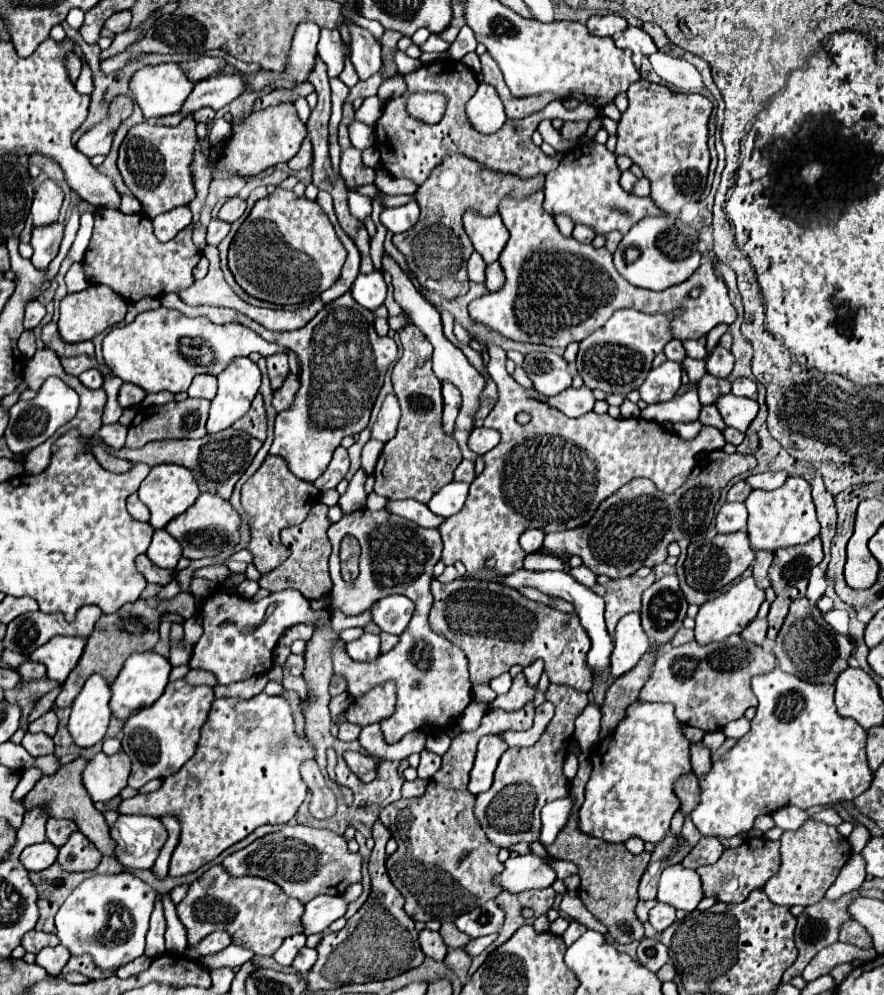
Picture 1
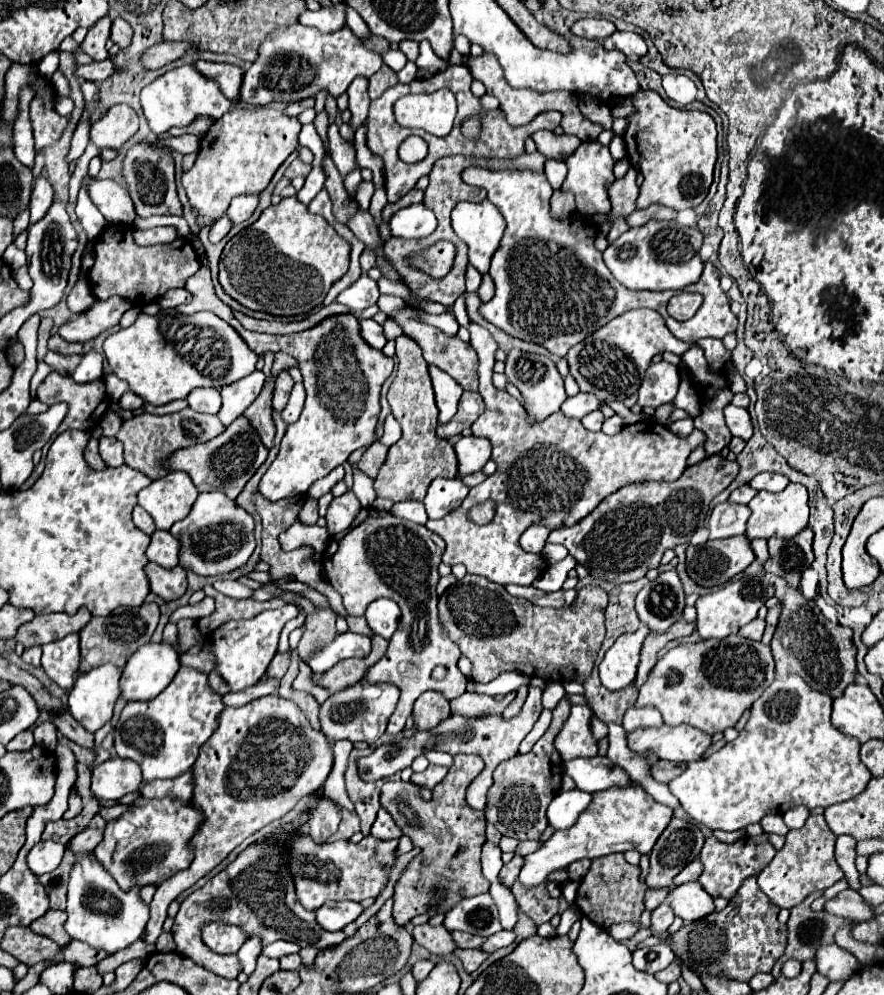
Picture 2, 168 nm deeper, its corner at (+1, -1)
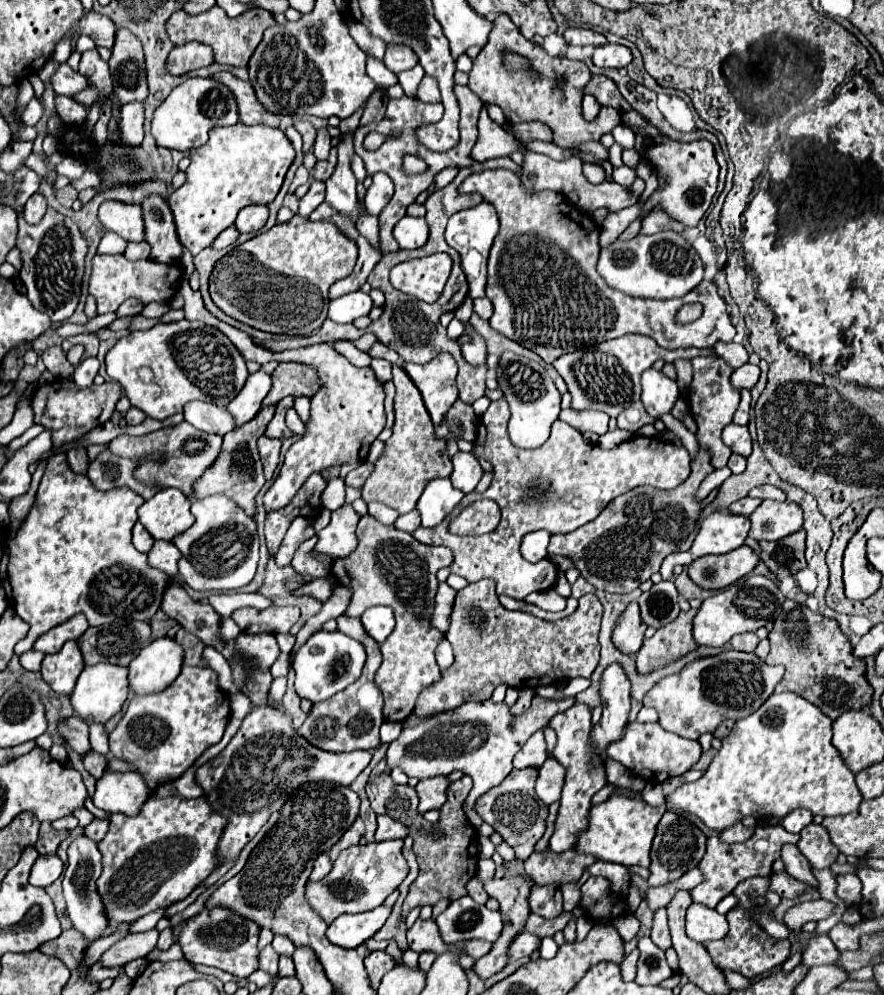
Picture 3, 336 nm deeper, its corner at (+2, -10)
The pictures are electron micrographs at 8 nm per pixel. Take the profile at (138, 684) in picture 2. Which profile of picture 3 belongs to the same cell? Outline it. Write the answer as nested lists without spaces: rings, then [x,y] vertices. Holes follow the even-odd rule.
[[[158,638],[130,662],[130,688],[136,694],[162,692],[180,674],[184,650],[174,638]]]

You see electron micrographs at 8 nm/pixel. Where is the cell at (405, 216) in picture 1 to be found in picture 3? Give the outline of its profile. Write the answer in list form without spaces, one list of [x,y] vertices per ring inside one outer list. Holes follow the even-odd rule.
[[[404,216],[394,228],[394,238],[400,244],[400,248],[406,248],[406,250],[420,248],[428,240],[428,224],[424,218]]]

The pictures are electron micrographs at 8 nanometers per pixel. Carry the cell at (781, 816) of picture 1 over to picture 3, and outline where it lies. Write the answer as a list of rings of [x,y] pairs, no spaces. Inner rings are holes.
[[[798,808],[798,810],[792,810],[786,818],[784,818],[784,822],[782,822],[782,826],[788,830],[788,832],[802,832],[802,828],[806,828],[808,824],[812,822],[812,812],[810,810],[806,810],[806,808]]]

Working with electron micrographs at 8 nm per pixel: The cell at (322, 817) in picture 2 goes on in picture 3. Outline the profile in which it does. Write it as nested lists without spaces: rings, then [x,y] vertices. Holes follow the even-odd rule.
[[[320,854],[320,858],[314,862],[314,870],[310,874],[310,882],[316,882],[316,880],[322,880],[328,872],[332,870],[332,862],[328,860],[328,854]]]

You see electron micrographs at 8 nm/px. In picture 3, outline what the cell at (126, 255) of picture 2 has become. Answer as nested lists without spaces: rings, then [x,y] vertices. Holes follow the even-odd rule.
[[[98,254],[94,258],[94,268],[92,268],[92,276],[90,276],[90,294],[96,300],[98,314],[116,312],[118,306],[126,298],[138,298],[144,304],[166,302],[166,300],[170,300],[172,292],[178,288],[178,280],[182,278],[182,274],[184,272],[182,272],[180,264],[164,266],[164,264],[156,264],[152,260],[130,262],[122,254],[116,254],[116,256],[100,256]]]

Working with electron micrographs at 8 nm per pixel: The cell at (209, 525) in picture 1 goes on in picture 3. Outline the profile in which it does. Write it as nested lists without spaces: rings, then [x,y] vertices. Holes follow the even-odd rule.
[[[226,496],[194,500],[192,514],[196,518],[194,526],[172,540],[182,552],[182,558],[178,560],[178,576],[190,588],[202,592],[222,592],[246,586],[254,578],[260,560],[260,540],[254,518],[246,516],[244,510]]]

